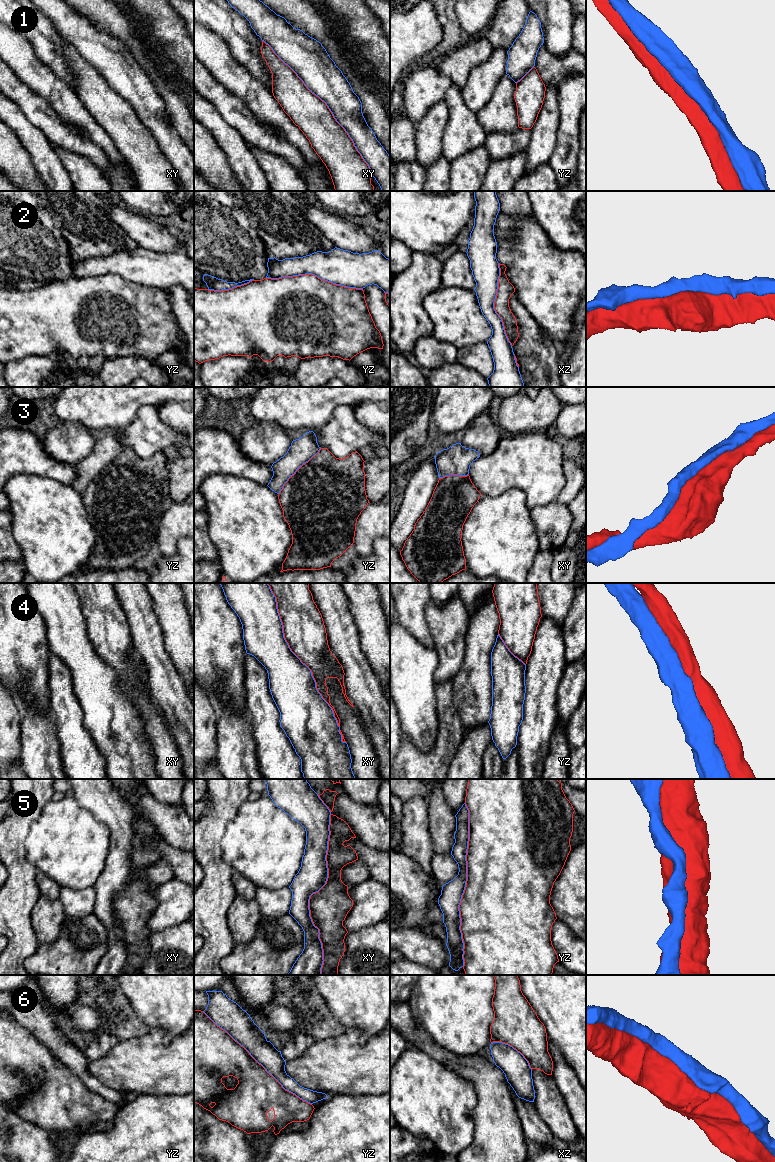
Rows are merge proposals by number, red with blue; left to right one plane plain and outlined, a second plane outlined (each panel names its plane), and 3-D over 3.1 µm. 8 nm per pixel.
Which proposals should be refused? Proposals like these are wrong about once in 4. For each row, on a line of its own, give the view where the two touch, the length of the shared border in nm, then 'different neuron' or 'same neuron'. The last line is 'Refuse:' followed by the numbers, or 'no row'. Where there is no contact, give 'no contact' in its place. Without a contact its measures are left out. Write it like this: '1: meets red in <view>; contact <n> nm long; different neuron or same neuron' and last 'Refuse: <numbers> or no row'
1: meets red in xy; contact 1400 nm long; different neuron
2: meets red in yz; contact 800 nm long; same neuron
3: meets red in yz; contact 500 nm long; same neuron
4: meets red in xy; contact 1300 nm long; different neuron
5: meets red in xy; contact 1300 nm long; same neuron
6: meets red in yz; contact 1150 nm long; same neuron
Refuse: 1, 4

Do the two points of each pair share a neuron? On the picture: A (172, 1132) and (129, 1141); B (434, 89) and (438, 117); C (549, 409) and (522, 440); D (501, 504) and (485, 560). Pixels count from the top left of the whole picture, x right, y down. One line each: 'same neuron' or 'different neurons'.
A: same neuron
B: different neurons
C: different neurons
D: same neuron

